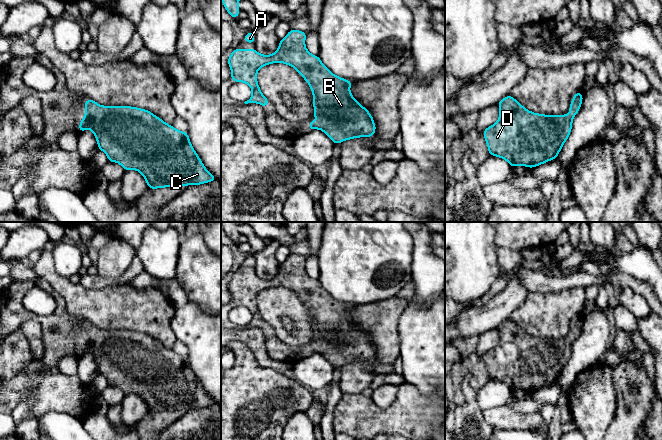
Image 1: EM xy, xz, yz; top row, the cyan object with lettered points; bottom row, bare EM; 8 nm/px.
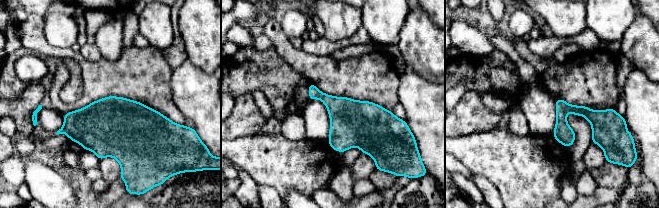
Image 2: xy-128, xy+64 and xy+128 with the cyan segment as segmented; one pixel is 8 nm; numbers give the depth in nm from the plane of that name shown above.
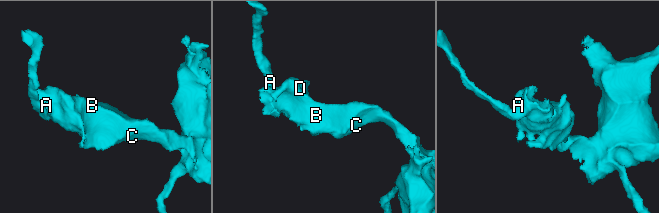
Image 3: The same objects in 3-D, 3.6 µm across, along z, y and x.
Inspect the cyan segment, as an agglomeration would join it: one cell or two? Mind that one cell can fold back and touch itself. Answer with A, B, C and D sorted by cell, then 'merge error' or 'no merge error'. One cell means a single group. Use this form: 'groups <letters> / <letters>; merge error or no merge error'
groups A B C D; no merge error

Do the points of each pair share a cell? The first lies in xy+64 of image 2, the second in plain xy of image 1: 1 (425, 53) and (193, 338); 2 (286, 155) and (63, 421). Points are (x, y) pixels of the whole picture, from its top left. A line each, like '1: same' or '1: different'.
1: different
2: different

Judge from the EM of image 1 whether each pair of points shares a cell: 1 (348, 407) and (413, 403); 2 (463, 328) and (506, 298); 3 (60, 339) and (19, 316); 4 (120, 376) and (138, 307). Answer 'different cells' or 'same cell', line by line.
1: same cell
2: same cell
3: same cell
4: different cells

